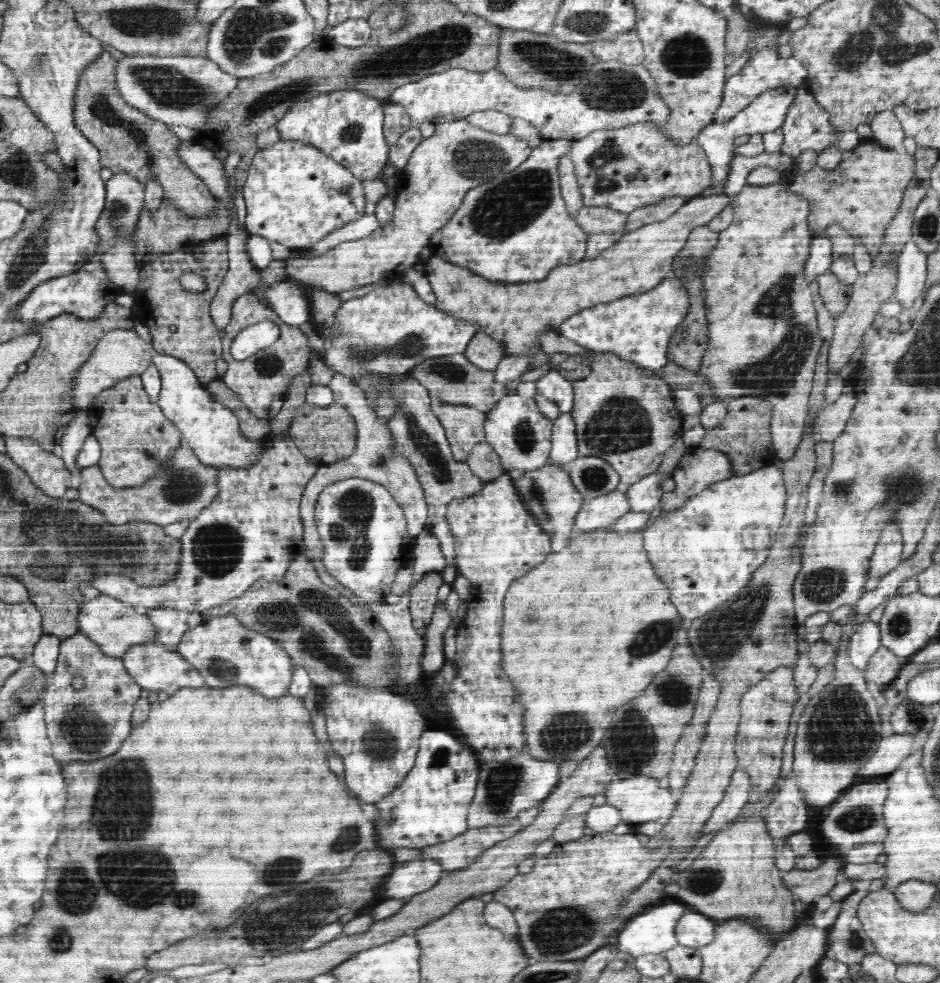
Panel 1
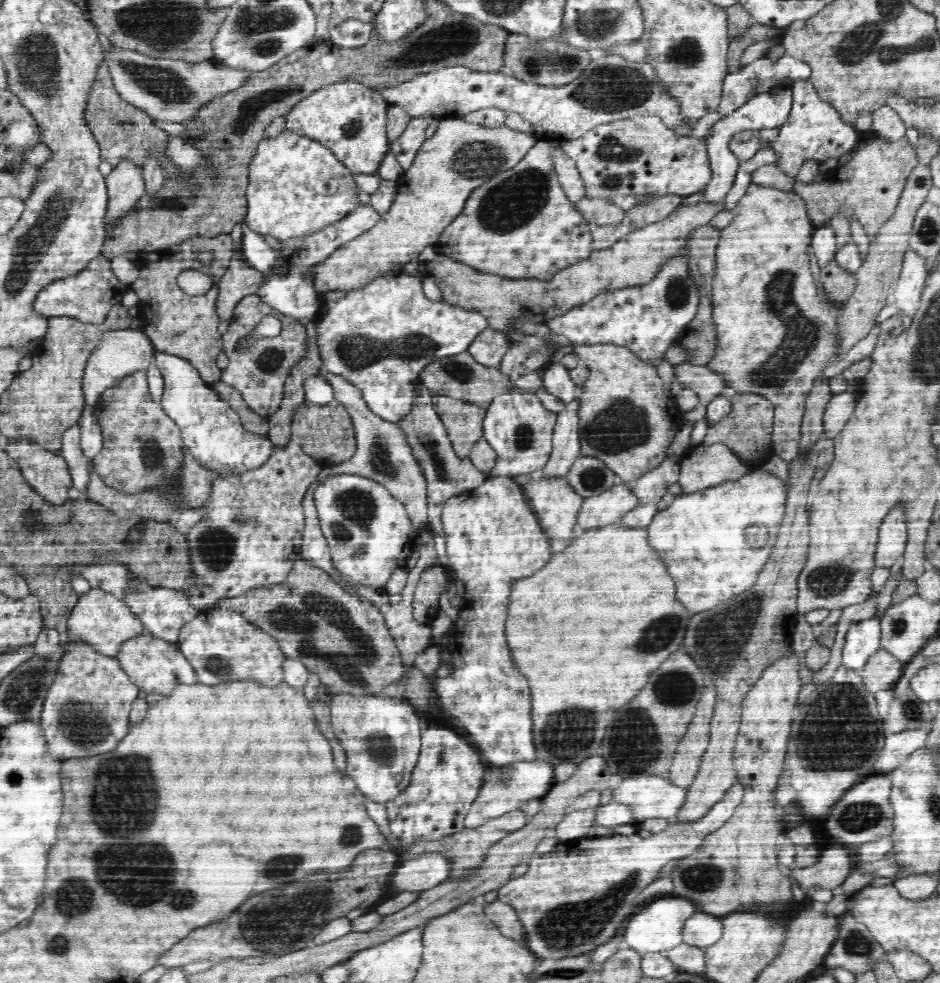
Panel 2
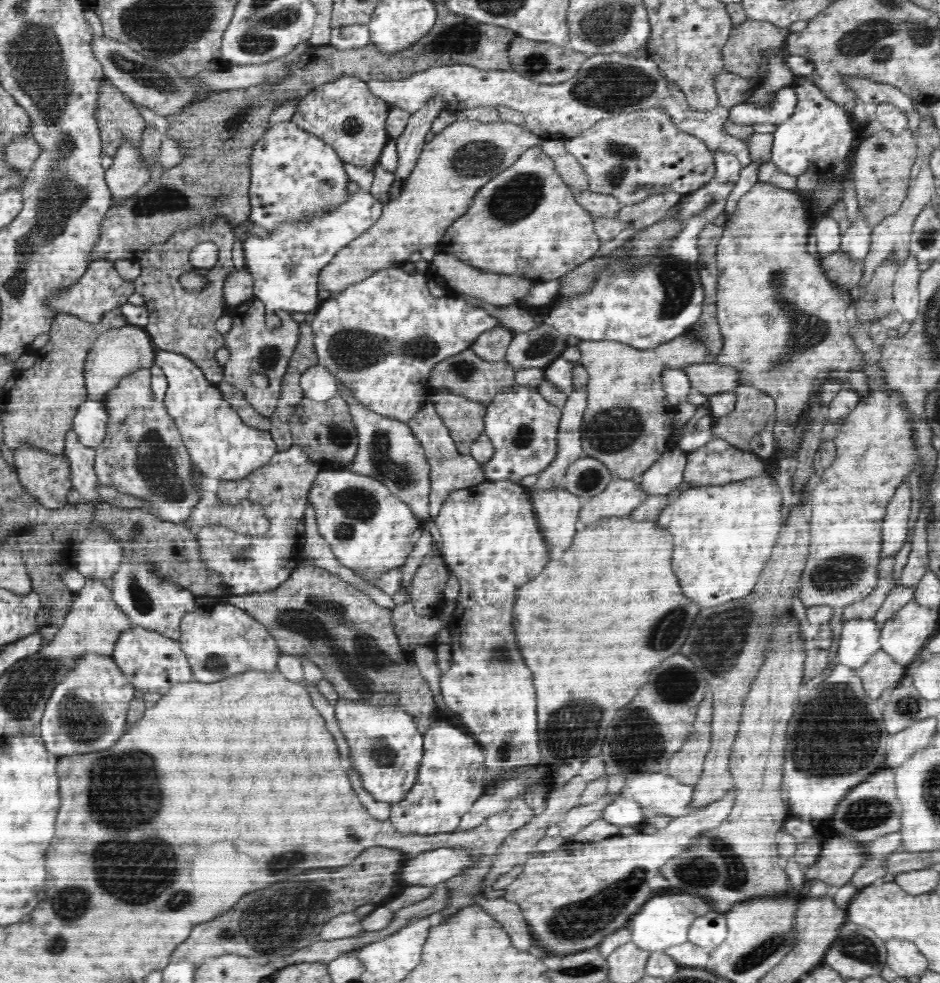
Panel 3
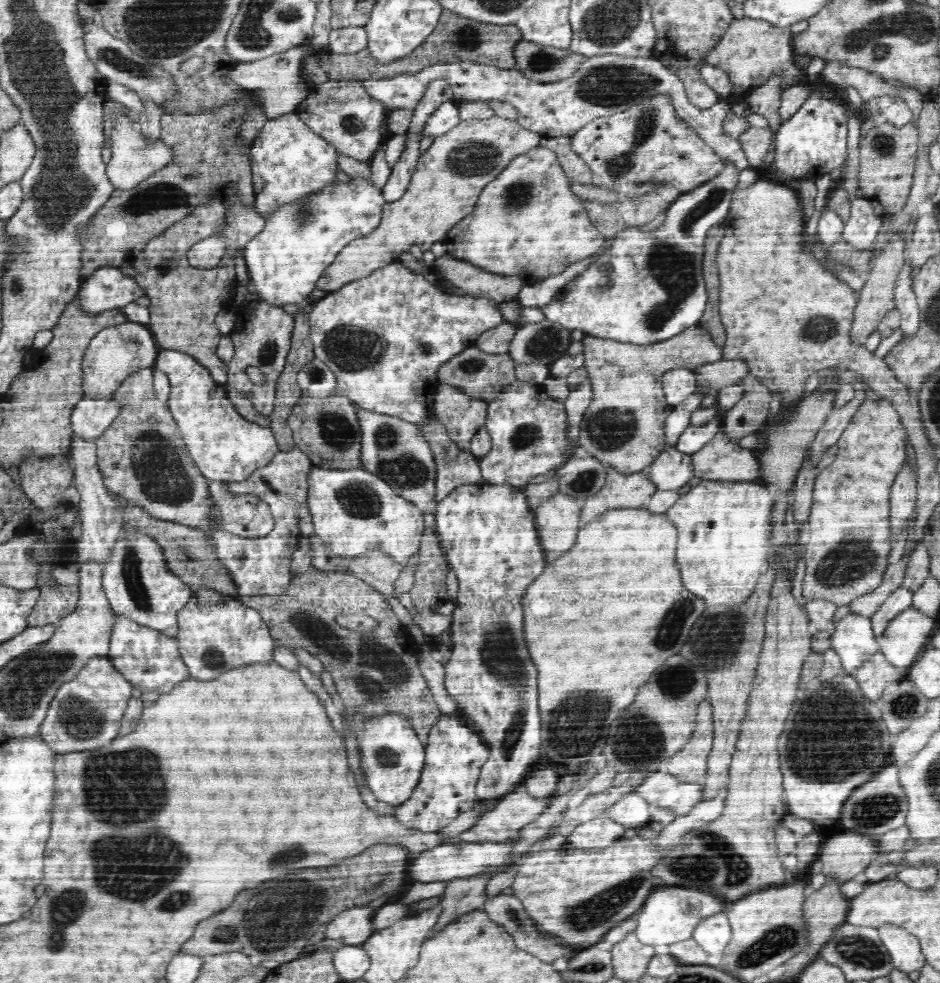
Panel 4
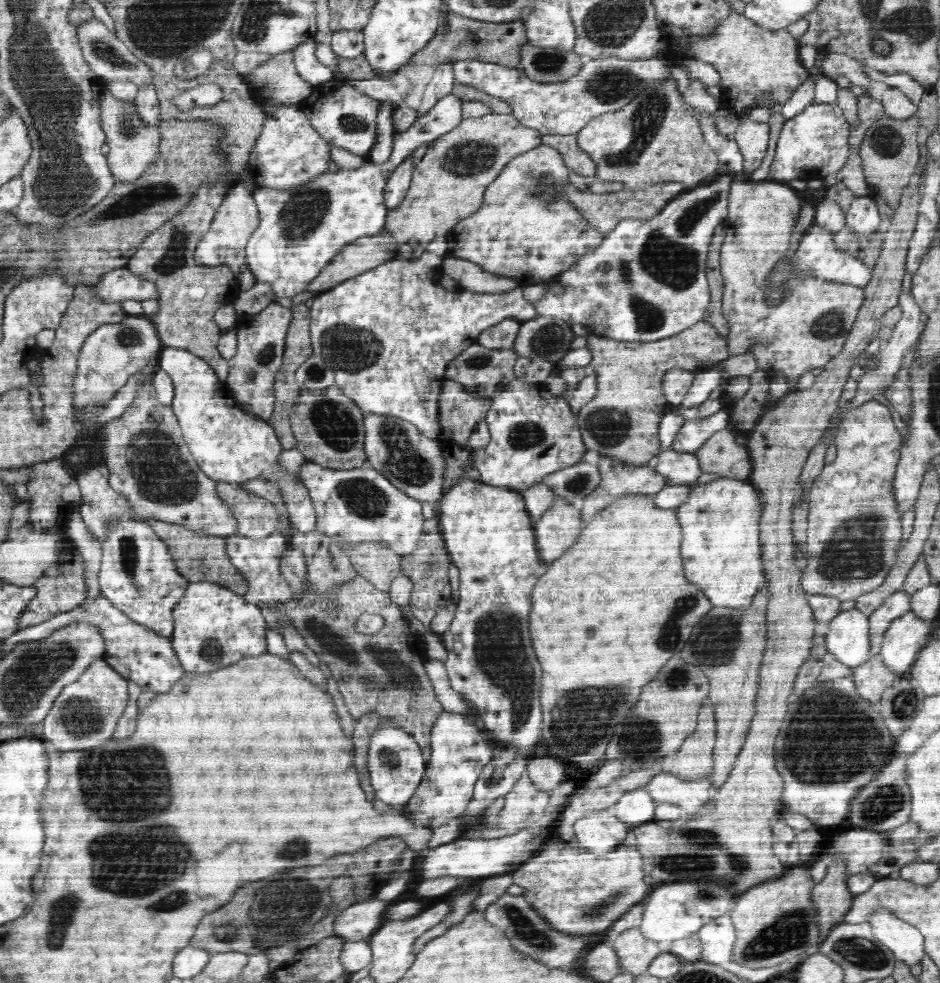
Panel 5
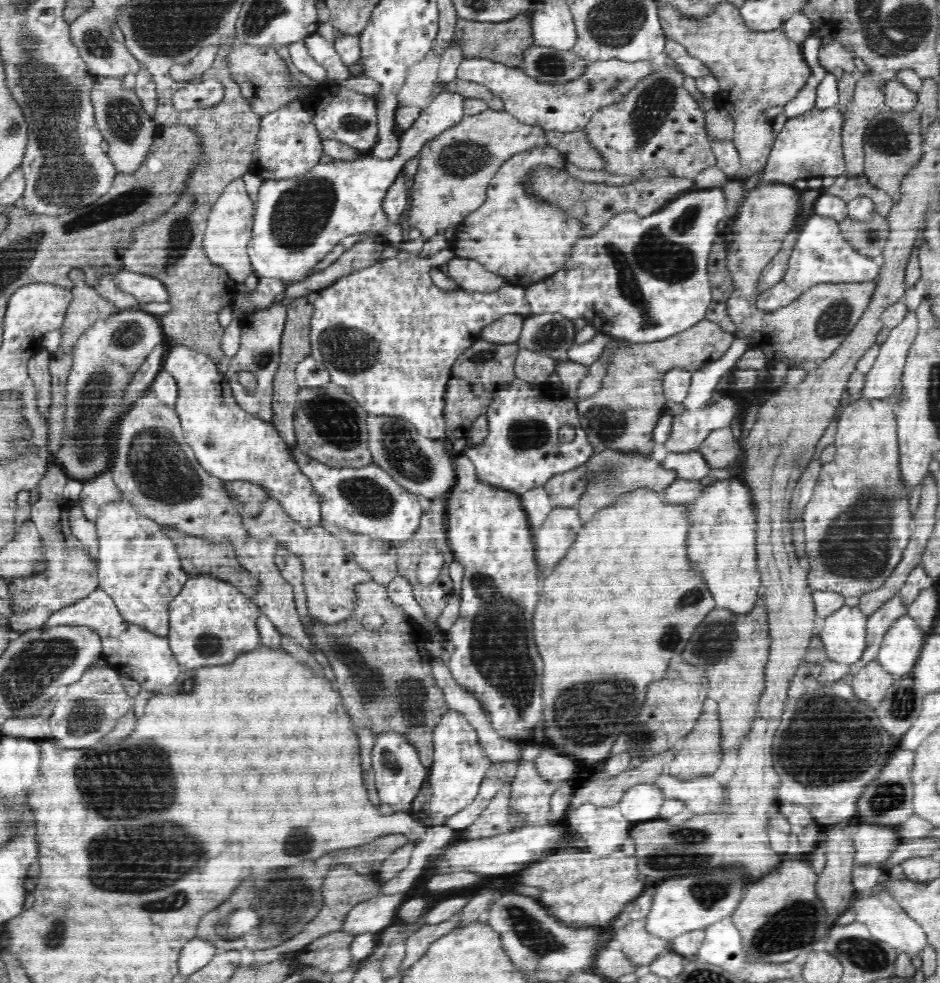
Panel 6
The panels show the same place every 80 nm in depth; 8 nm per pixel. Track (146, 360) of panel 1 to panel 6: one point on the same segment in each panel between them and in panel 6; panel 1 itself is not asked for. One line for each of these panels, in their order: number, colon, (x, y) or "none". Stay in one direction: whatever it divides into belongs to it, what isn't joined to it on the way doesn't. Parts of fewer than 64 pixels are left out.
2: (120, 353)
3: (117, 353)
4: (118, 352)
5: (113, 353)
6: (105, 358)

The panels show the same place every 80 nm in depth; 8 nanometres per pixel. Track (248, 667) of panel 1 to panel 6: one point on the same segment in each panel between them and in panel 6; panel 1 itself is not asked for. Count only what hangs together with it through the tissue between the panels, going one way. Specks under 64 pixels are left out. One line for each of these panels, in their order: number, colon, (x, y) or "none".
2: (221, 645)
3: (219, 640)
4: (217, 632)
5: (213, 628)
6: (211, 622)

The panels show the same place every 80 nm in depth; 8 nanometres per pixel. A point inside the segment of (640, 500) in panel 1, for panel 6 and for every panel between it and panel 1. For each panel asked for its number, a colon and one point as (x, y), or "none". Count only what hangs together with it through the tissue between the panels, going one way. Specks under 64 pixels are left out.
2: (653, 485)
3: (664, 476)
4: (672, 470)
5: (680, 468)
6: (692, 465)

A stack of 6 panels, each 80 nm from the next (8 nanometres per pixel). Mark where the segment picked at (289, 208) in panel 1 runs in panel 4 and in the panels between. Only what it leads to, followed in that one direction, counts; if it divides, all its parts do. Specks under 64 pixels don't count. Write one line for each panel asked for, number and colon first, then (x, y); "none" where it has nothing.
2: (296, 185)
3: (293, 173)
4: (289, 160)

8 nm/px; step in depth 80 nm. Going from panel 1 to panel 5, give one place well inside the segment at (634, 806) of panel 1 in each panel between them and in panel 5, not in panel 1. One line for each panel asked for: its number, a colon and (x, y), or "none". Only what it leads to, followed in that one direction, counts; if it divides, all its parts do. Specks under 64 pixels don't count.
2: (648, 797)
3: (660, 794)
4: (662, 790)
5: (691, 795)

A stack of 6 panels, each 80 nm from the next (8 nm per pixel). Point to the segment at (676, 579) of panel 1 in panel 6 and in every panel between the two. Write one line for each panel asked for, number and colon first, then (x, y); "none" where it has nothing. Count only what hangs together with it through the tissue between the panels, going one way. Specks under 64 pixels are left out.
2: (709, 526)
3: (724, 535)
4: (722, 562)
5: (721, 549)
6: (724, 541)

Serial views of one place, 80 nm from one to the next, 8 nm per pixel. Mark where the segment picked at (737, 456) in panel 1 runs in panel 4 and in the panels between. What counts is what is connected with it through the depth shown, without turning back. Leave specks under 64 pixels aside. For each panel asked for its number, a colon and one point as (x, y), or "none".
2: (747, 429)
3: (753, 408)
4: (746, 417)

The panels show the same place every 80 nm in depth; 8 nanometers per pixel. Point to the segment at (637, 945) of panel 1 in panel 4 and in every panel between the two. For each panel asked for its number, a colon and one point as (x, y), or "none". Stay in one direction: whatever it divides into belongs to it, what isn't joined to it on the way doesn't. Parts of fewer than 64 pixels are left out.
2: (657, 926)
3: (663, 922)
4: (669, 916)

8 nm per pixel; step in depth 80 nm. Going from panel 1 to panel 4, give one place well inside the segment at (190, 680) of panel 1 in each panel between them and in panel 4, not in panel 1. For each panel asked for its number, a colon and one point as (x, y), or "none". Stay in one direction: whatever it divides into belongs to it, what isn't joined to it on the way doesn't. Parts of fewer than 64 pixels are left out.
2: (153, 664)
3: (152, 662)
4: (149, 660)

